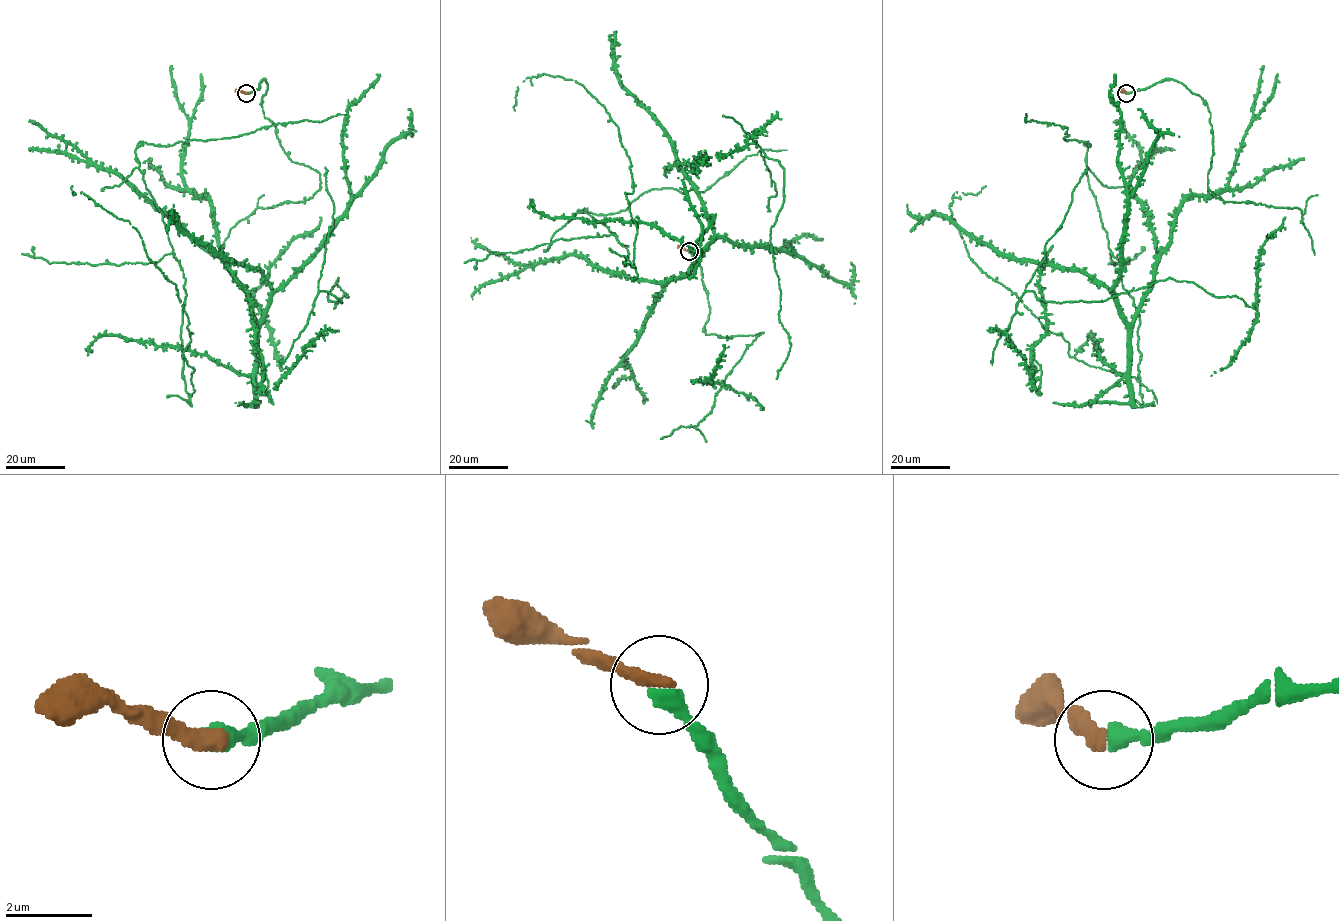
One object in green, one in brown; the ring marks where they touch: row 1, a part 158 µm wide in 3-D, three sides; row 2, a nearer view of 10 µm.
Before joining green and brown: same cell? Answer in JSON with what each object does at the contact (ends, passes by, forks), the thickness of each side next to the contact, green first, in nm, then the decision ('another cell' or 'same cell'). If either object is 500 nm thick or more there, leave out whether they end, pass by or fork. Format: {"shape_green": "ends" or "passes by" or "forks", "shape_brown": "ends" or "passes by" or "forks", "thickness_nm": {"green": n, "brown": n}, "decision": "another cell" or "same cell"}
{"shape_green": "ends", "shape_brown": "ends", "thickness_nm": {"green": 440, "brown": 360}, "decision": "same cell"}

